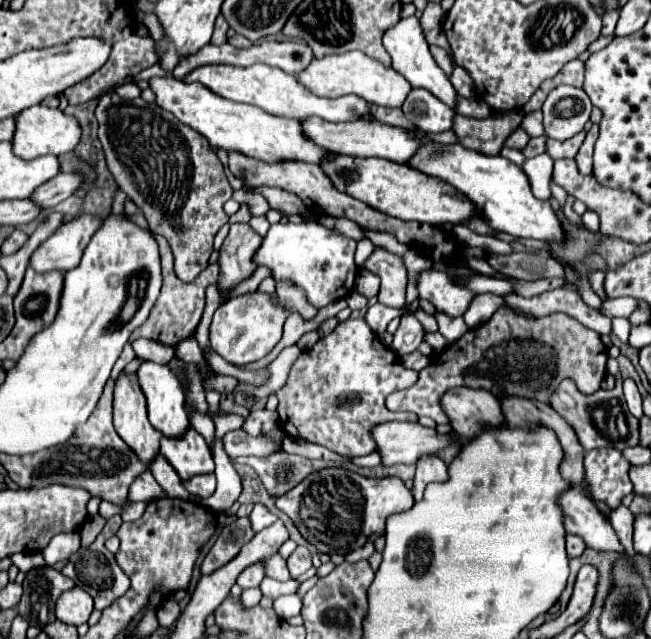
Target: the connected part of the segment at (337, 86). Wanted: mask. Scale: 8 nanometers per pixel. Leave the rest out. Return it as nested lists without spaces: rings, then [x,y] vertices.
[[[349,50],[345,54],[327,54],[323,58],[313,58],[307,68],[293,74],[295,80],[317,96],[339,98],[345,94],[357,94],[369,104],[379,106],[401,106],[411,90],[411,84],[393,68],[385,68],[361,50]]]

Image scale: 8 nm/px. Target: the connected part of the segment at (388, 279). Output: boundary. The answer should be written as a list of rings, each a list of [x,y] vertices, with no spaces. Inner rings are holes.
[[[377,246],[363,264],[363,268],[381,278],[381,290],[377,294],[379,304],[391,308],[403,308],[407,288],[407,268],[401,256]]]

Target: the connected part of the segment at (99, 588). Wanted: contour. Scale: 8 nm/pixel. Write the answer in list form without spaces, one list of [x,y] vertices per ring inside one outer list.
[[[111,516],[111,518],[107,520],[103,532],[95,538],[95,542],[89,544],[89,546],[81,546],[75,554],[71,554],[71,558],[67,560],[67,564],[65,564],[63,570],[61,570],[63,574],[67,574],[67,576],[75,582],[75,586],[79,586],[79,588],[83,588],[85,592],[91,594],[91,598],[95,600],[95,608],[97,608],[97,610],[103,610],[103,608],[111,606],[111,602],[113,602],[115,598],[123,596],[123,594],[127,592],[127,588],[129,588],[129,578],[127,578],[127,576],[123,574],[123,570],[117,566],[113,554],[105,548],[105,540],[107,540],[109,536],[113,536],[113,534],[119,530],[119,526],[121,526],[121,518],[119,518],[119,516]]]

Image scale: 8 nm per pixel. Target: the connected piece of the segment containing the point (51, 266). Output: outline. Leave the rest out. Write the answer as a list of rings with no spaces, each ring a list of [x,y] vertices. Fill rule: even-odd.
[[[81,216],[63,224],[31,254],[29,268],[33,268],[37,274],[45,274],[51,270],[67,272],[79,266],[83,250],[97,226],[101,226],[101,218],[93,216]]]

